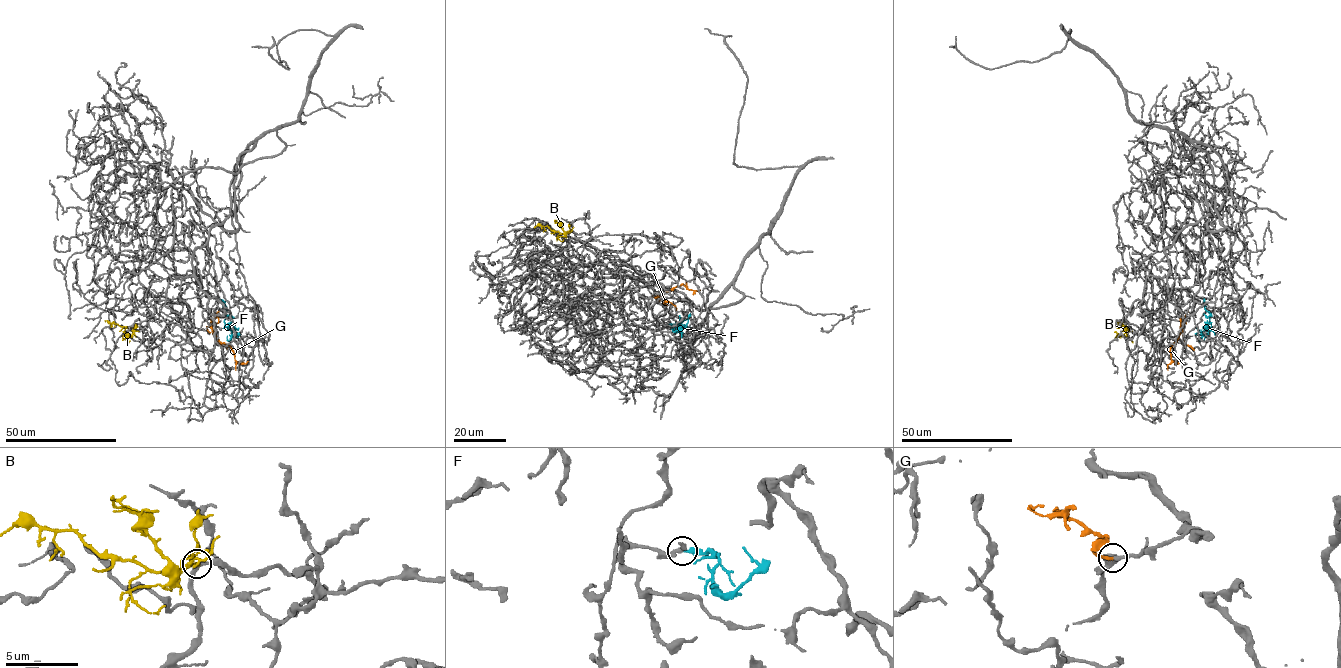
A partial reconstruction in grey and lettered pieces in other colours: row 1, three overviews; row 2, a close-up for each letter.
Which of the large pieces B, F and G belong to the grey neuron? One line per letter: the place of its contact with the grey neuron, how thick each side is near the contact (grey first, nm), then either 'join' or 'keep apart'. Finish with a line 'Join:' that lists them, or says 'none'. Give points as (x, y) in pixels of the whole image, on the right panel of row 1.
B: (1125, 324) | 280/240 nm | keep apart
F: (1204, 299) | 280/280 nm | keep apart
G: (1187, 311) | 280/180 nm | join
Join: G

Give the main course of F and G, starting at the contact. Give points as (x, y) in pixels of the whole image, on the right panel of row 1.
F: (1204, 299), (1211, 325), (1203, 332), (1201, 340), (1205, 335)
G: (1187, 311), (1181, 319), (1179, 337), (1171, 347), (1171, 359), (1174, 361)

